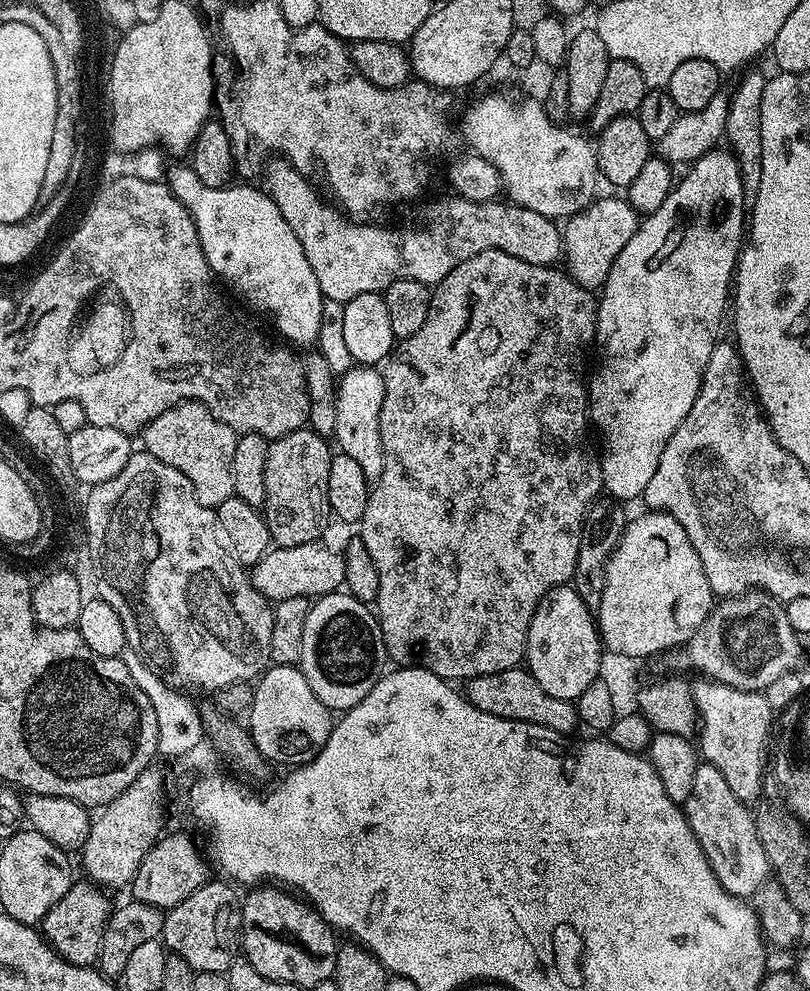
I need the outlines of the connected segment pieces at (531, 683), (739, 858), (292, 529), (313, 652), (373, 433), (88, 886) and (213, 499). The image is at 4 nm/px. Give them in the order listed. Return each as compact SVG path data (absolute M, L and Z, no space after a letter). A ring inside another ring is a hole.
M517 666L510 670L498 670L498 674L482 674L467 681L466 695L478 710L486 714L494 714L498 718L530 722L534 726L546 726L546 730L572 734L575 728L581 727L580 716L576 712L573 701L554 698L554 694L546 694L542 686L529 674L527 667Z
M701 762L694 774L694 787L690 798L682 805L684 816L698 838L700 849L706 854L718 882L730 894L751 898L762 885L769 883L770 869L766 850L762 850L762 838L758 838L756 817L749 805L734 795L734 790L722 778L722 770Z
M308 426L296 428L290 434L271 441L266 454L266 498L262 515L268 527L268 539L275 547L289 548L303 544L315 544L324 532L324 516L328 512L328 483L330 482L330 462L334 452L325 437L312 431Z
M337 590L329 592L327 596L321 596L309 607L306 614L306 626L302 629L302 654L298 665L304 673L306 682L310 682L310 690L318 694L318 702L322 702L333 713L343 714L348 709L358 706L370 690L385 675L388 652L384 649L384 639L380 622L376 619L376 613L367 603L356 600L347 591Z
M353 366L341 375L336 389L337 426L334 433L334 444L343 455L358 462L362 474L369 482L375 482L382 474L384 451L380 433L380 411L382 398L386 394L384 373L376 366Z
M74 882L70 890L46 914L46 918L41 920L38 928L48 945L65 960L74 966L90 968L96 964L98 958L98 946L102 946L102 934L104 924L110 915L110 903L108 904L109 893L105 889L91 882Z
M183 400L181 404L167 408L149 424L144 425L142 448L154 458L158 458L158 462L166 462L166 466L174 466L174 470L182 470L182 474L190 478L190 486L194 486L194 494L198 502L202 502L202 506L215 510L222 502L226 502L226 498L234 495L234 473L230 469L237 435L233 428L226 426L226 422L218 422L218 418L214 418L214 414L210 414L197 400Z

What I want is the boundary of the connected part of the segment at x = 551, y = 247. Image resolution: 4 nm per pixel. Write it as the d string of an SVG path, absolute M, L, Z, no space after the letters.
M284 158L273 160L266 191L282 210L282 218L290 222L290 230L298 234L325 300L347 302L358 294L383 293L390 282L402 278L435 286L454 266L482 250L502 250L534 266L552 266L561 259L562 232L557 221L511 202L500 204L495 199L479 204L452 194L449 200L429 206L428 228L383 228L380 222L353 222L335 203L316 193L297 165Z

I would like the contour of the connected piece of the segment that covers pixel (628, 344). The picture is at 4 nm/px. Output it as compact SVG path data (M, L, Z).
M716 146L712 148L711 151L702 154L701 157L698 157L697 160L693 160L690 164L690 167L687 169L688 173L685 174L684 177L677 179L675 181L672 193L666 198L666 202L662 202L662 206L658 206L658 210L654 210L653 212L647 213L637 223L636 232L630 238L630 242L626 242L626 246L622 246L622 254L618 254L618 258L614 258L614 266L610 266L610 274L606 278L606 282L604 283L604 287L598 296L598 303L596 305L596 339L595 343L600 344L600 372L591 373L590 379L587 381L588 386L588 414L591 420L591 423L594 425L595 431L596 428L598 431L604 435L604 456L599 457L600 461L600 469L602 470L602 482L604 483L603 491L607 493L611 499L617 502L623 502L623 500L637 500L639 501L641 497L644 495L644 491L646 490L646 485L650 483L650 478L654 478L654 470L658 470L658 458L662 458L662 450L666 450L666 442L670 442L670 438L674 434L674 430L678 430L678 426L682 426L682 418L686 418L686 414L690 414L690 406L694 406L694 398L698 398L698 394L700 393L700 387L702 386L702 382L704 381L704 371L706 370L706 366L712 361L712 355L714 354L714 350L716 349L716 345L718 341L721 339L720 336L720 323L724 320L724 311L729 311L730 308L730 289L734 284L734 273L736 271L736 261L740 259L740 249L742 247L742 243L746 238L746 209L744 206L744 198L743 198L743 182L742 182L742 174L740 173L739 162L736 160L736 156L733 151L729 150L724 146Z

